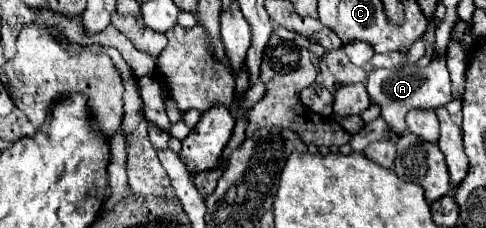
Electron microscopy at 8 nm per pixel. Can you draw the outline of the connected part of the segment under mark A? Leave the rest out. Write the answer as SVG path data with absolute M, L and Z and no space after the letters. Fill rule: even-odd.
M440 56L432 60L428 66L402 66L402 68L376 68L368 74L366 88L370 94L370 100L374 104L380 104L382 118L388 122L388 126L398 134L406 134L404 116L408 110L414 108L434 108L434 106L446 106L452 100L452 80L446 66L446 56Z

